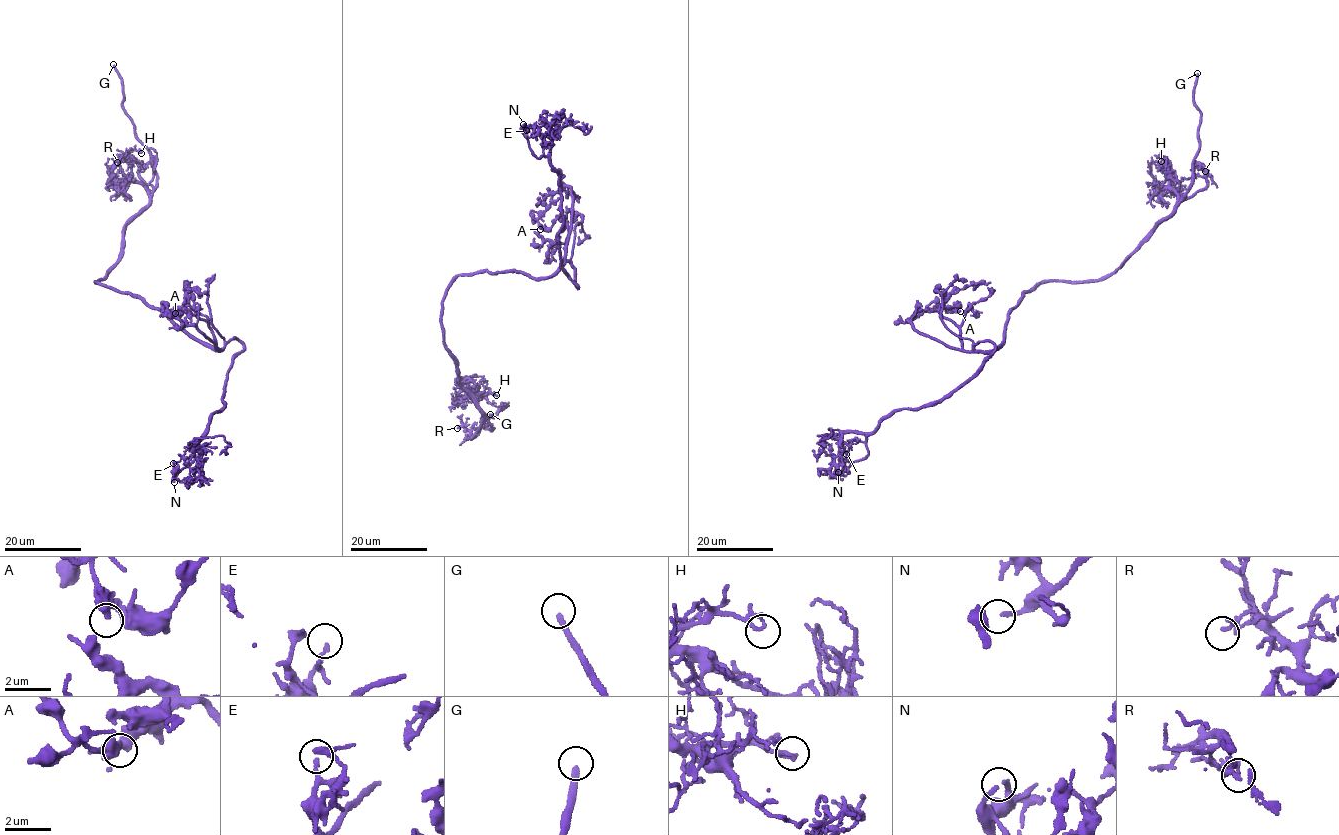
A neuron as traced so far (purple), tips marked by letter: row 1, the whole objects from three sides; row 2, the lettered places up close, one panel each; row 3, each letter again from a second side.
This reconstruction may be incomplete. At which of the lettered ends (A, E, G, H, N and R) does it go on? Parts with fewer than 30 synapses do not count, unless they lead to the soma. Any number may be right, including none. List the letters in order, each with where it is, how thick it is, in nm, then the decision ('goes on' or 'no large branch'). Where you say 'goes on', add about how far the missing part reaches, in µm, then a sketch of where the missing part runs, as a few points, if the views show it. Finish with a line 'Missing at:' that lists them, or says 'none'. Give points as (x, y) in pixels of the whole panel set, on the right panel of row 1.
A: (960, 311) | 240 nm | no large branch
E: (846, 454) | 150 nm | no large branch
G: (1197, 73) | 240 nm | goes on | 20 µm
H: (1161, 161) | 150 nm | no large branch
N: (838, 472) | 190 nm | goes on | 7 µm | (838, 472), (826, 465), (831, 461)
R: (1205, 171) | 160 nm | no large branch
Missing at: G, N

